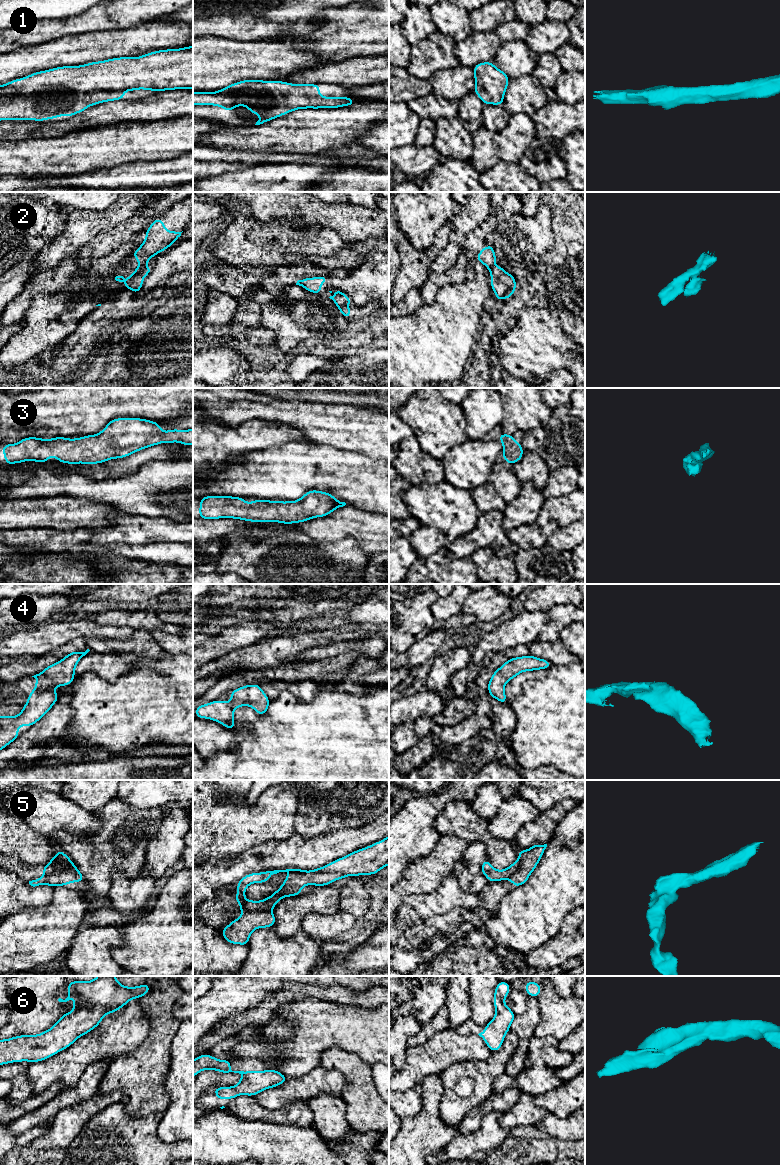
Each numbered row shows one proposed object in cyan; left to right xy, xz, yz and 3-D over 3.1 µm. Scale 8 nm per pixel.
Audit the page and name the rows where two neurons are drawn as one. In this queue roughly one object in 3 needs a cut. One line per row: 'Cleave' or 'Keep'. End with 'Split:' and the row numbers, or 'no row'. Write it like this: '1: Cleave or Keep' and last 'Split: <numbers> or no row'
1: Keep
2: Cleave
3: Keep
4: Keep
5: Cleave
6: Keep
Split: 2, 5

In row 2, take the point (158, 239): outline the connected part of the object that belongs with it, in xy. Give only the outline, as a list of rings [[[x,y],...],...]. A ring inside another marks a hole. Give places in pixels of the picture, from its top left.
[[[158,217],[146,230],[146,238],[142,242],[142,245],[131,256],[138,260],[138,267],[142,267],[155,255],[168,249],[179,239],[182,232],[175,230],[167,231],[164,221],[161,220],[161,217]]]

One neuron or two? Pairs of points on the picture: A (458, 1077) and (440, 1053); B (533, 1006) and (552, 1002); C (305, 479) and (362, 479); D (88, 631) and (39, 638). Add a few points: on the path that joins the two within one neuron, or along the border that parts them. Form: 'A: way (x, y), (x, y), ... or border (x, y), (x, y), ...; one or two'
A: border (473, 1060), (457, 1061), (448, 1066), (440, 1075); two
B: border (538, 998), (539, 1022), (534, 1028); two
C: way (319, 478), (348, 478); one
D: way (76, 631), (65, 631), (51, 636); one

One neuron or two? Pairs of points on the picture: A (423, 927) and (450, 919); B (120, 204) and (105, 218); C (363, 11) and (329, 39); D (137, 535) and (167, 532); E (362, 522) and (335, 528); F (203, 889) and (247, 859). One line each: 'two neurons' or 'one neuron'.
A: one neuron
B: one neuron
C: one neuron
D: one neuron
E: one neuron
F: one neuron

